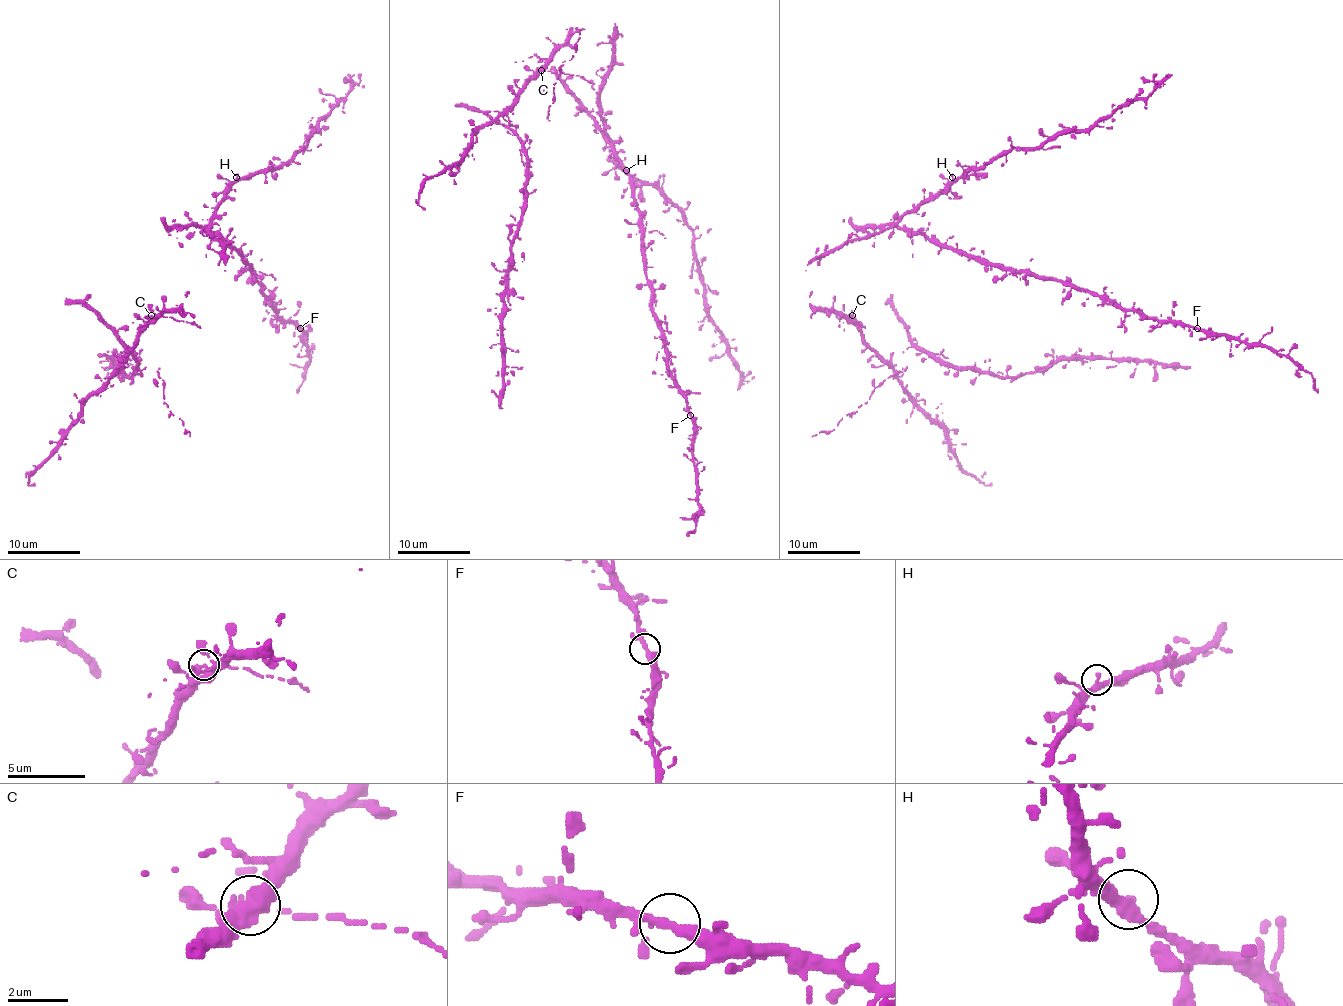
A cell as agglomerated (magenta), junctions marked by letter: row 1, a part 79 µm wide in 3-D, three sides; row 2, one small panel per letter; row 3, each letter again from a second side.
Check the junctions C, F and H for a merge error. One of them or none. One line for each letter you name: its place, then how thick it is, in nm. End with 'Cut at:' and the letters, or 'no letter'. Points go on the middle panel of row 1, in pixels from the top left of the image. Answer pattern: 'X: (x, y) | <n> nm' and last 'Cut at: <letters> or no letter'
Cut at: no letter

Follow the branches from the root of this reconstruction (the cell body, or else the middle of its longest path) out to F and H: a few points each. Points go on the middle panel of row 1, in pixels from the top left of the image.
F: (605, 79), (599, 110), (586, 111), (628, 175), (639, 213), (650, 305), (665, 341), (668, 374), (690, 416)
H: (605, 79), (599, 95), (599, 115), (605, 133), (612, 142), (614, 159), (626, 170)

